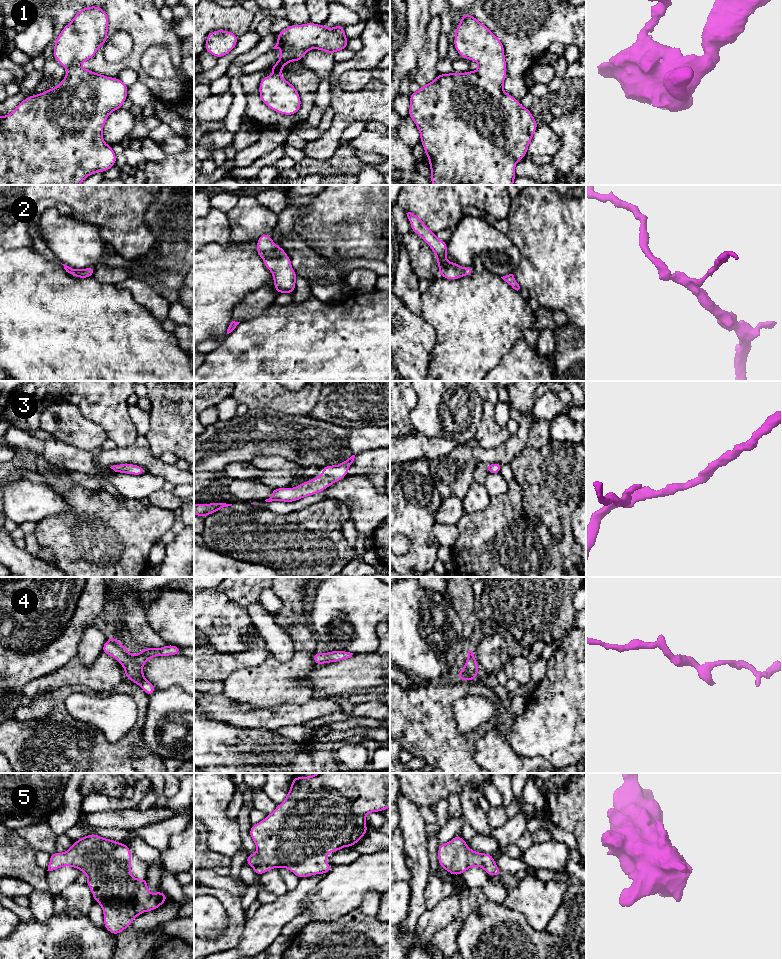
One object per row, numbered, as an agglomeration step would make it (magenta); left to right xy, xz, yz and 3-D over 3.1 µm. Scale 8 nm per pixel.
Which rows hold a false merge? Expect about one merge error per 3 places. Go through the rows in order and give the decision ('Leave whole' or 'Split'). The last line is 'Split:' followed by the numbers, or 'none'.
1: Leave whole
2: Leave whole
3: Leave whole
4: Leave whole
5: Leave whole
Split: none

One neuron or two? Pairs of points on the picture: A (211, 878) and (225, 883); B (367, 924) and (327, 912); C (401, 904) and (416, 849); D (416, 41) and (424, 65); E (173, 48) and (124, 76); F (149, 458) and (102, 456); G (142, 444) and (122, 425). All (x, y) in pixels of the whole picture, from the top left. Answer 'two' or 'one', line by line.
A: one
B: two
C: two
D: two
E: two
F: one
G: two

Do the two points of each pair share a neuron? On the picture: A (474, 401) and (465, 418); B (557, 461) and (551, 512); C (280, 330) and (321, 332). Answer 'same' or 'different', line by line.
A: same
B: same
C: same

